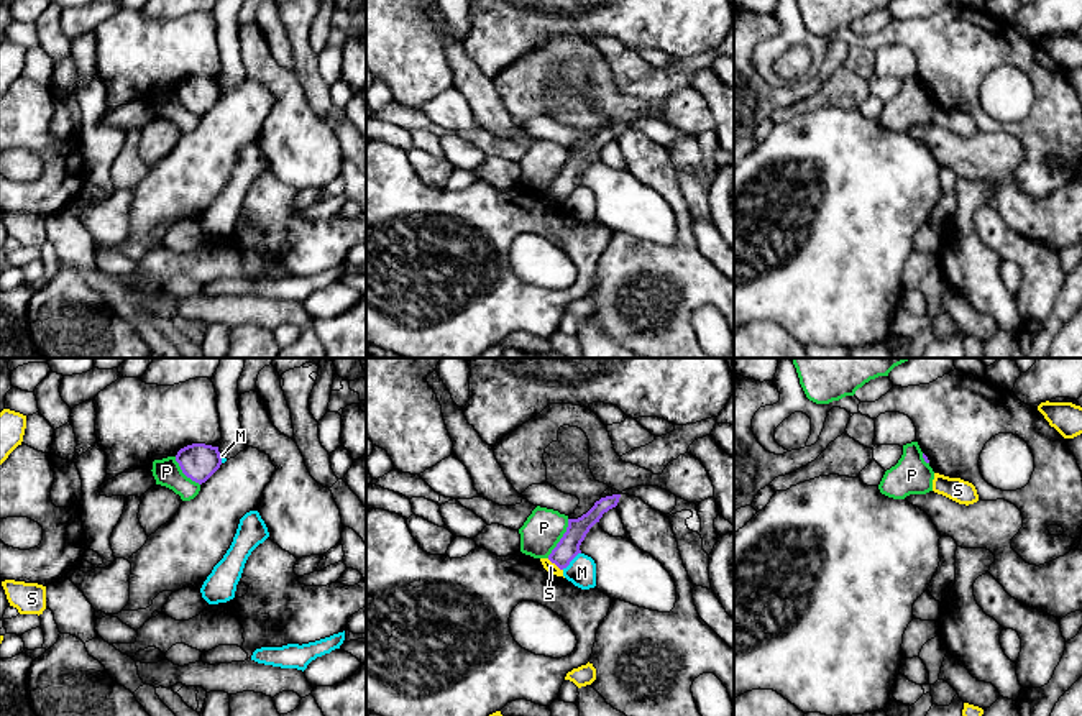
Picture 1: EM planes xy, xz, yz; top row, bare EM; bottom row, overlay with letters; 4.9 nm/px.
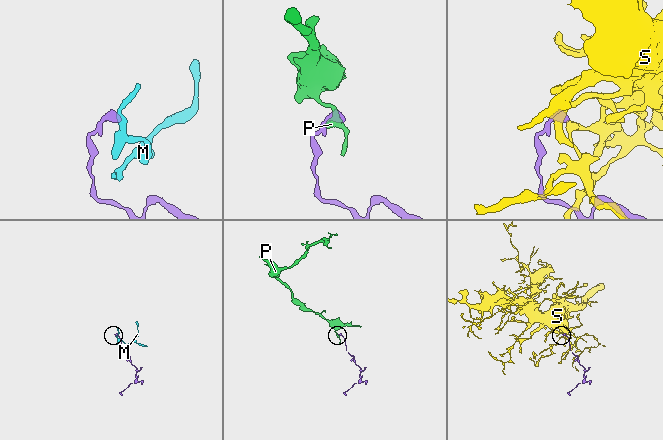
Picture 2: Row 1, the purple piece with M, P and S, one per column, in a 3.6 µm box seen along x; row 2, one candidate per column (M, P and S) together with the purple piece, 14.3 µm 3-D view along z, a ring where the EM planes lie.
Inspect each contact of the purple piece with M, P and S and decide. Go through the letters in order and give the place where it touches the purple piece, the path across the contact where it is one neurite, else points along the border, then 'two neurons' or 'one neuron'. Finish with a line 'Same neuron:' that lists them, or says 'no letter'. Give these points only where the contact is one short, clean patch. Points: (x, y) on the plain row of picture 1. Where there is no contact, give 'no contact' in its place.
M: contact xz (570, 192); border xz (580, 184), (562, 201); two neurons
P: contact xz (560, 171); border xz (568, 151), (567, 163), (547, 189); two neurons
S: contact xz (555, 196); border xz (547, 191), (562, 202); two neurons
Same neuron: no letter

